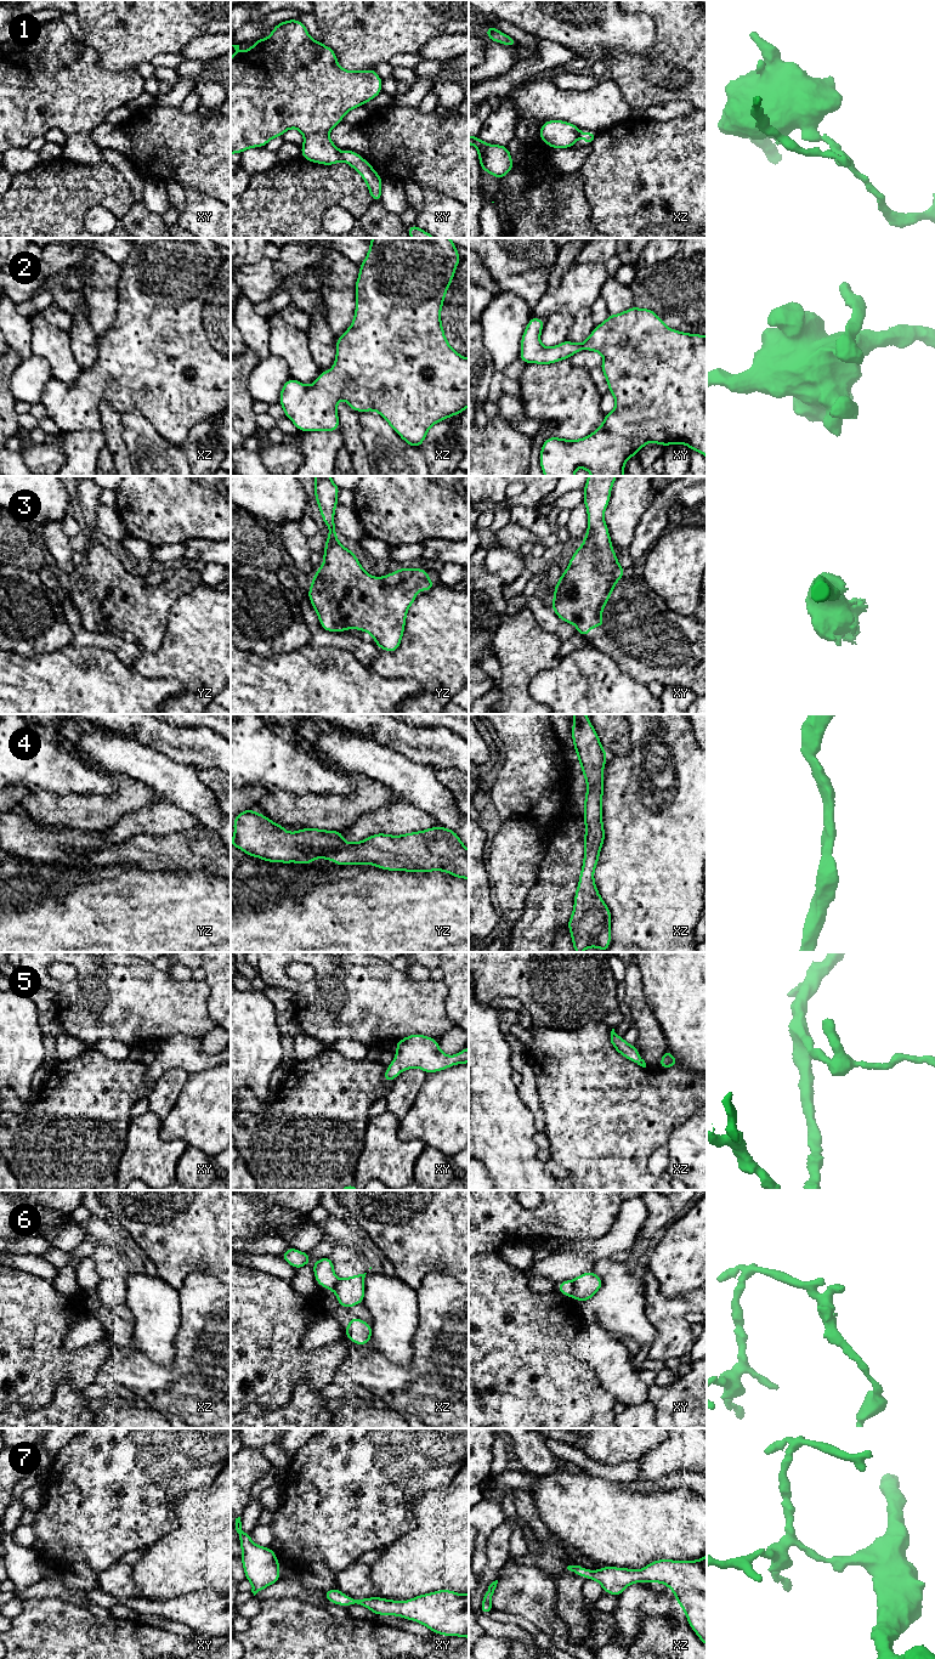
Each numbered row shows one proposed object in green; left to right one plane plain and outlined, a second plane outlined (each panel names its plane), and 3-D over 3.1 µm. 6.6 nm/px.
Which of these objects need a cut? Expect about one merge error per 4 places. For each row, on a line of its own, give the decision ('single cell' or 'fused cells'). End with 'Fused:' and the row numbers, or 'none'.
1: fused cells
2: single cell
3: single cell
4: single cell
5: single cell
6: fused cells
7: single cell
Fused: 1, 6

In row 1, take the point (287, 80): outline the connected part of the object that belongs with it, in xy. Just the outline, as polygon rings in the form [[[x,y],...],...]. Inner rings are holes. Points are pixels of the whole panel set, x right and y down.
[[[295,18],[274,26],[268,38],[256,40],[245,52],[239,50],[239,45],[232,46],[236,56],[231,57],[231,154],[243,153],[253,147],[265,147],[270,140],[295,128],[305,137],[301,146],[301,155],[305,159],[324,165],[341,162],[340,149],[329,140],[329,132],[342,121],[348,111],[363,106],[381,92],[382,80],[375,69],[342,69],[334,50],[311,39],[304,23]]]

